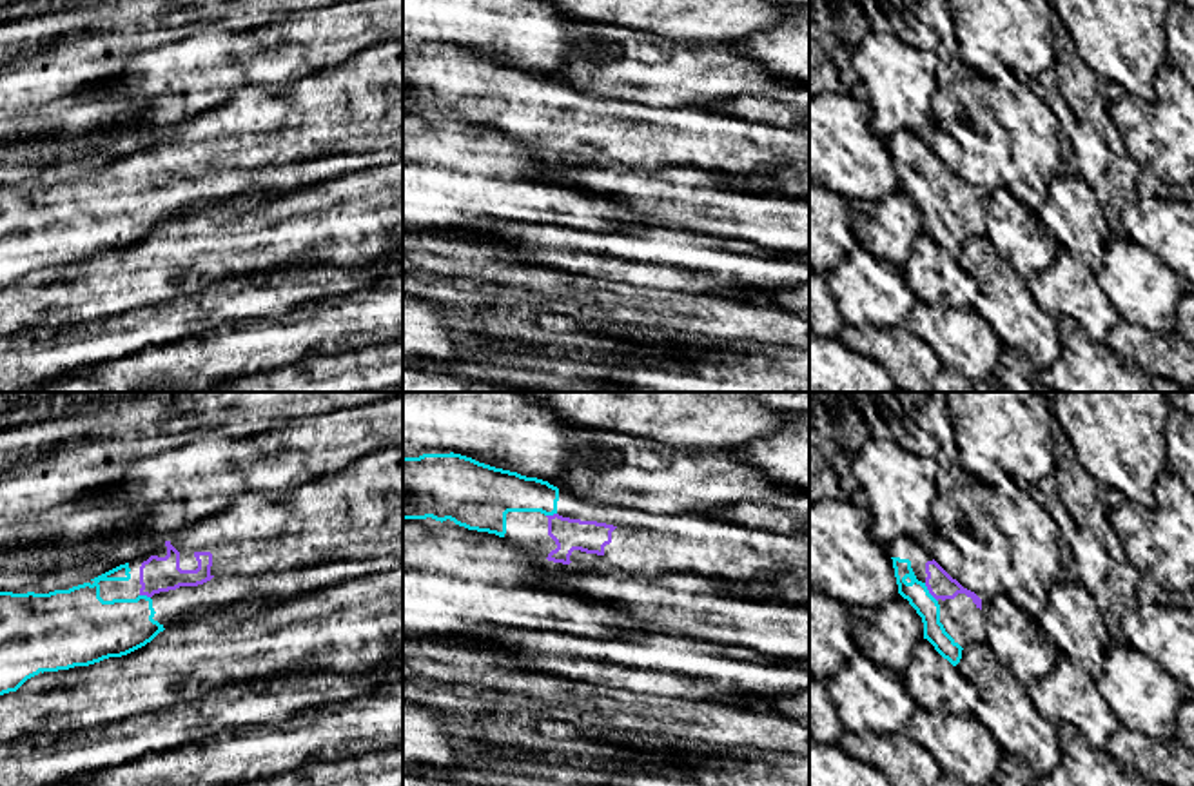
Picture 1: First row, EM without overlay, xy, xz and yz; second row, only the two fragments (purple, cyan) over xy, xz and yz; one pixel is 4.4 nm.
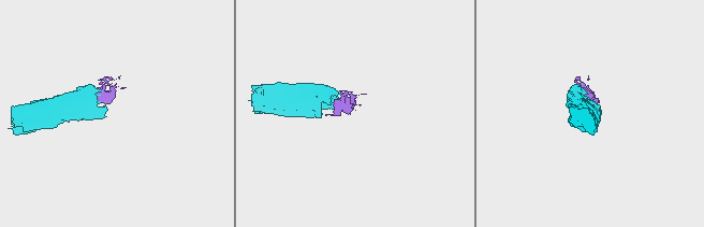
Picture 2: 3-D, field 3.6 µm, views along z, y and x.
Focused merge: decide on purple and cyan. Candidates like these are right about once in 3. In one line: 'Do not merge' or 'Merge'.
Merge

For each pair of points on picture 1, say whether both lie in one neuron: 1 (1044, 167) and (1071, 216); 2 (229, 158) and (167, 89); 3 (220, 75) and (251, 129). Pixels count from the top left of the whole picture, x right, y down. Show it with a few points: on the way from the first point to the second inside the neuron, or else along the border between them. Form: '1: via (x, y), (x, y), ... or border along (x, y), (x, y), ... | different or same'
1: border along (1055, 173), (1049, 182), (1047, 198) | different
2: border along (229, 98), (175, 124), (167, 131) | different
3: border along (245, 84), (225, 102), (195, 117) | different

